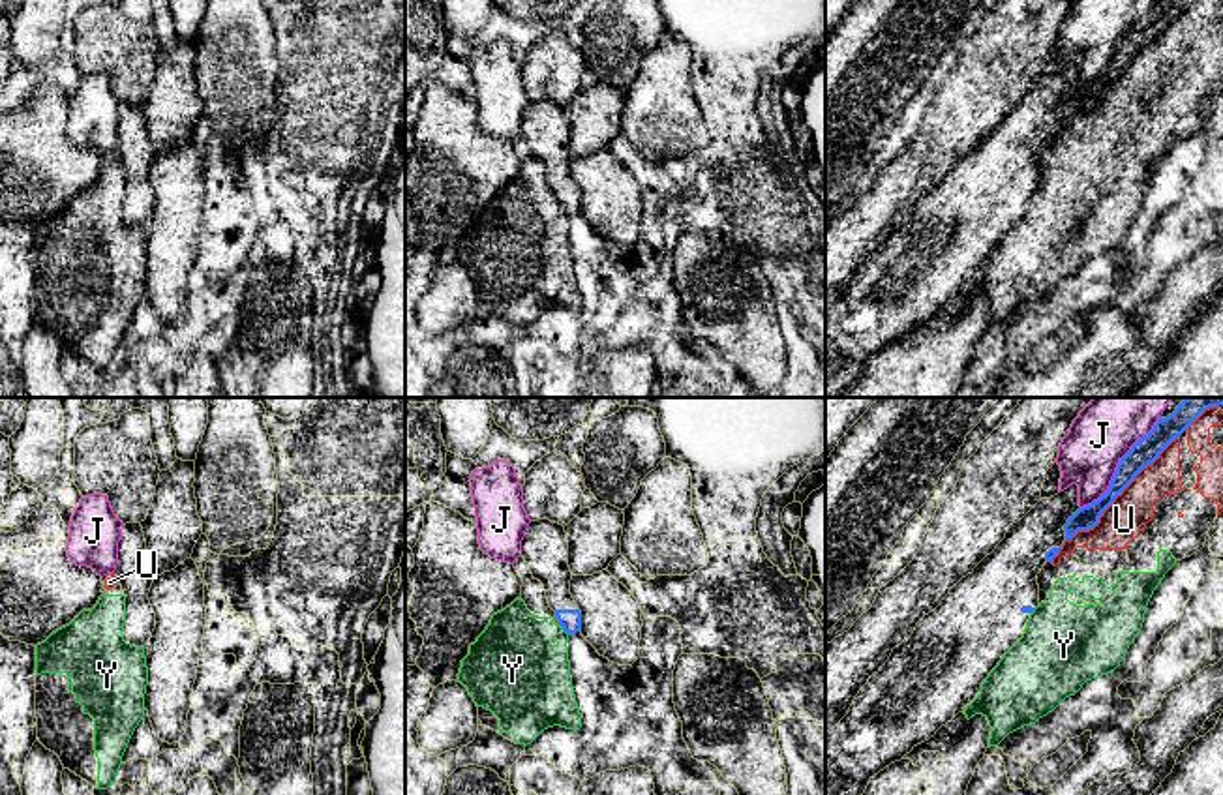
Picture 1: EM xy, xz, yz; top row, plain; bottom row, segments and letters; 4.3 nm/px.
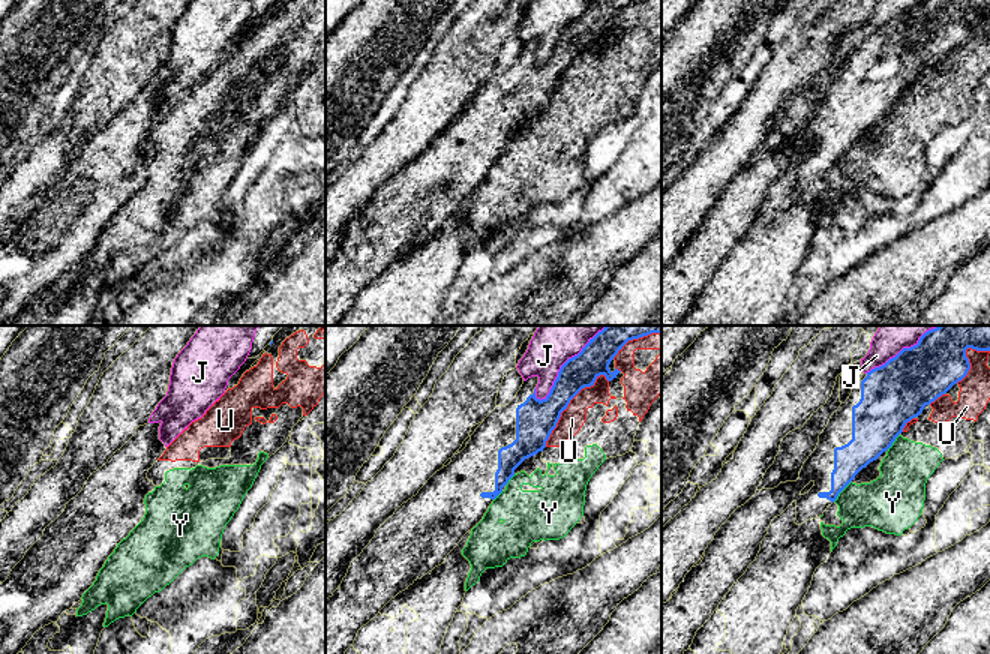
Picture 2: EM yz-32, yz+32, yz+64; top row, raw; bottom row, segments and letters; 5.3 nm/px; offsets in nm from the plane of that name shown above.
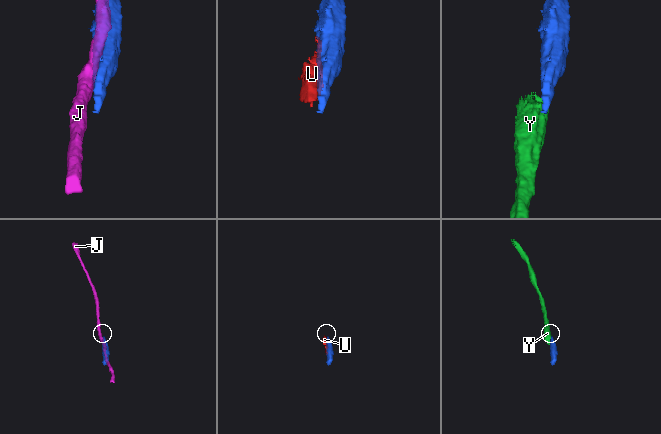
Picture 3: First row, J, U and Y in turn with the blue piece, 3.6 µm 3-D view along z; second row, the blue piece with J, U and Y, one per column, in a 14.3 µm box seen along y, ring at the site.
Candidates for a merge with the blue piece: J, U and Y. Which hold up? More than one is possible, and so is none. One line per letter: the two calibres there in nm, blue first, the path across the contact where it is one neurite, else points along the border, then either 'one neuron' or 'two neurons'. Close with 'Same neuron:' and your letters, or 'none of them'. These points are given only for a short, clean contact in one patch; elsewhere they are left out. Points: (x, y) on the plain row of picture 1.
J: calibres 110 and 260 nm; two neurons
U: calibres 110 and 180 nm; two neurons
Y: calibres 100 and 340 nm; two neurons
Same neuron: none of them

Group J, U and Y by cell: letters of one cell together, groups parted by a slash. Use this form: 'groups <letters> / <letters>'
groups J / U Y

